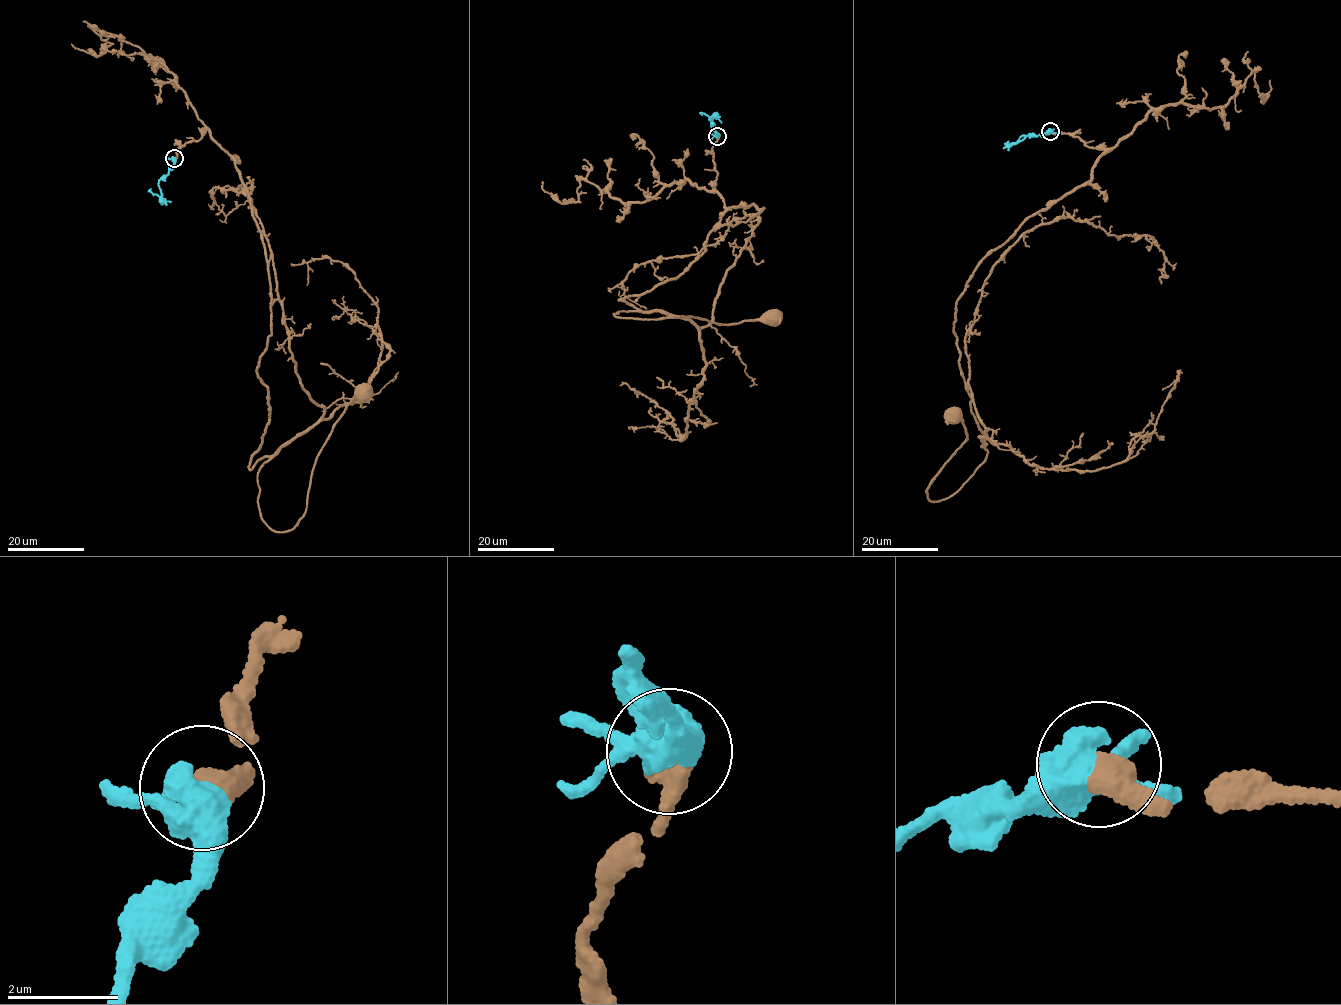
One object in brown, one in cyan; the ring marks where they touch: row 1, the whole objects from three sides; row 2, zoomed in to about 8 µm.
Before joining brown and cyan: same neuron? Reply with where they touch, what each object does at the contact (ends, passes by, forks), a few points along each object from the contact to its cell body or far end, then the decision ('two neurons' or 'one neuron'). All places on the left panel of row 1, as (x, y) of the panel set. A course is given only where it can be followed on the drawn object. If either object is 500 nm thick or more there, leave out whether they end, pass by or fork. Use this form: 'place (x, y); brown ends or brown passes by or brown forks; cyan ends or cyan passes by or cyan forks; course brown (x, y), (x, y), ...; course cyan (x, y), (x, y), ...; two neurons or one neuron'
place (174, 158); brown ends; cyan forks; course brown (174, 158), (209, 131), (262, 235), (269, 420), (249, 467), (269, 458), (273, 530), (303, 515), (364, 392); course cyan (174, 158), (170, 170), (158, 183), (161, 195), (153, 194), (150, 188); one neuron

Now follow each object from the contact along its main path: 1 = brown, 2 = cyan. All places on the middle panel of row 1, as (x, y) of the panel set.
1: (717, 136), (725, 206), (763, 208), (711, 232), (674, 278), (619, 300), (637, 312), (613, 315), (773, 317)
2: (717, 136), (709, 119), (712, 118), (701, 115)

